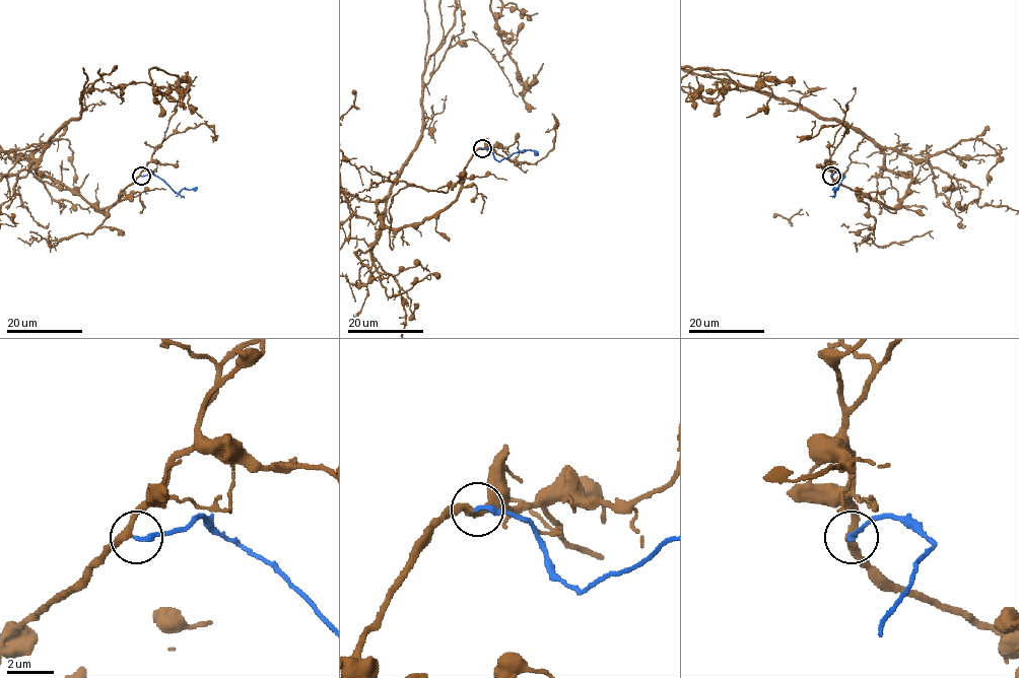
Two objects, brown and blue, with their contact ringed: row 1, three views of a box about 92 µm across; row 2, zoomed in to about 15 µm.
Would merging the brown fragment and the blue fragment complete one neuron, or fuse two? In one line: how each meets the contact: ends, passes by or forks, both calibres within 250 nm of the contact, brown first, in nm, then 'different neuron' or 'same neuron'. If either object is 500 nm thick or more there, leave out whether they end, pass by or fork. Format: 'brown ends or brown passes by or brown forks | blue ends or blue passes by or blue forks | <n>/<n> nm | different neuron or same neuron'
brown passes by | blue ends | 280/220 nm | same neuron

